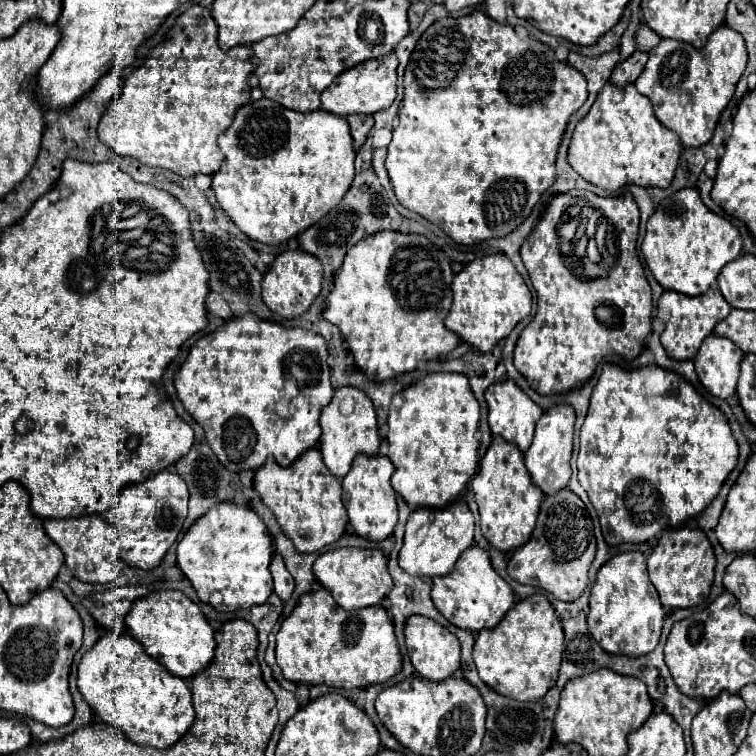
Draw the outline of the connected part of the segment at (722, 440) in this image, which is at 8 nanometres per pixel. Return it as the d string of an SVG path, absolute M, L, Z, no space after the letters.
M608 363L604 365L604 371L592 391L590 397L590 409L586 415L586 421L582 425L580 431L580 453L578 453L578 479L580 485L586 489L598 517L600 517L600 525L602 525L602 533L608 545L620 545L620 543L642 543L642 541L652 541L656 537L660 537L660 533L668 527L680 527L684 521L692 519L694 515L698 515L720 491L722 483L726 481L728 473L736 467L738 461L738 445L736 439L732 435L730 423L726 419L726 415L714 407L712 403L708 403L682 375L662 369L658 365L652 367L638 367L638 369L622 369L616 363Z

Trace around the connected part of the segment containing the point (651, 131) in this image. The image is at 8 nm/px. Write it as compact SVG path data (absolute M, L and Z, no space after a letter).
M608 83L600 91L600 97L596 97L596 105L592 105L588 117L576 125L568 147L568 161L586 181L608 191L616 191L628 183L666 189L672 183L680 151L680 139L656 121L648 97L638 93L634 85L618 87Z

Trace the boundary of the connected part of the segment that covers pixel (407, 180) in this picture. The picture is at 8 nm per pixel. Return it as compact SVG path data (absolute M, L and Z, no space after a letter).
M474 11L460 19L446 17L446 19L434 21L424 31L424 35L418 39L416 49L412 51L410 63L406 67L404 99L402 99L404 107L398 111L400 123L396 125L394 139L388 145L386 169L388 169L388 175L390 175L398 201L406 209L430 219L430 223L438 225L446 235L450 235L456 243L462 243L462 245L474 245L474 243L480 243L480 241L486 241L492 237L504 237L504 235L512 233L530 215L530 211L538 203L540 195L556 181L554 161L556 161L558 145L562 141L570 115L576 109L580 109L580 105L584 101L586 101L584 77L580 77L580 73L576 73L576 69L568 67L564 61L558 61L554 57L554 51L550 47L546 47L544 43L538 43L534 39L520 39L510 25L496 23L482 11Z

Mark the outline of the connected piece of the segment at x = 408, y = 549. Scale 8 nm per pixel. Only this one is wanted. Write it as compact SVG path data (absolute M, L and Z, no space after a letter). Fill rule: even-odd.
M452 503L444 509L420 507L412 511L412 517L408 519L398 563L406 573L418 577L448 575L448 571L454 569L454 563L460 557L460 553L472 545L472 533L474 517L466 503Z

